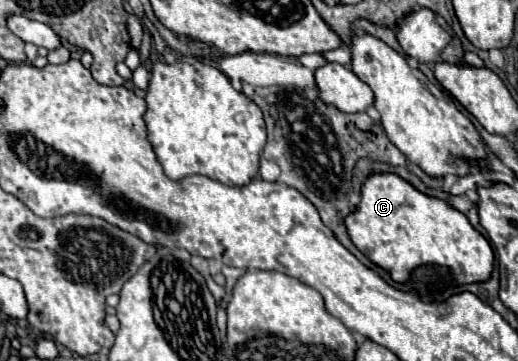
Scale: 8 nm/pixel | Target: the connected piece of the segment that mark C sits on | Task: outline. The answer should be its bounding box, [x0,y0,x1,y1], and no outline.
[345,173,493,283]

